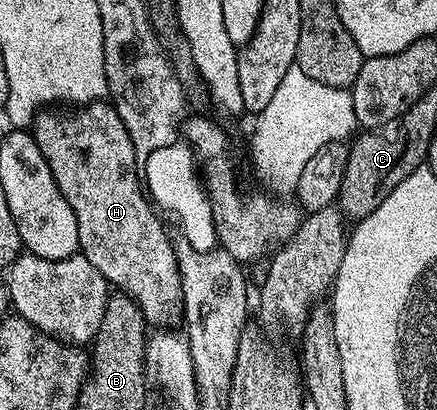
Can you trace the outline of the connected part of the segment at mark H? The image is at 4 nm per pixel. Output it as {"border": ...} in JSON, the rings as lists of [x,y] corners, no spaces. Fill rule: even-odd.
{"border":[[[96,100],[72,110],[75,110],[72,114],[40,113],[33,123],[33,133],[61,196],[65,196],[69,208],[73,208],[73,216],[77,216],[82,257],[87,258],[116,291],[128,294],[152,327],[178,327],[183,316],[183,285],[177,250],[174,245],[171,247],[162,222],[155,216],[157,210],[145,193],[140,171],[135,171],[137,155],[133,140],[129,140],[129,132],[110,101]]]}

